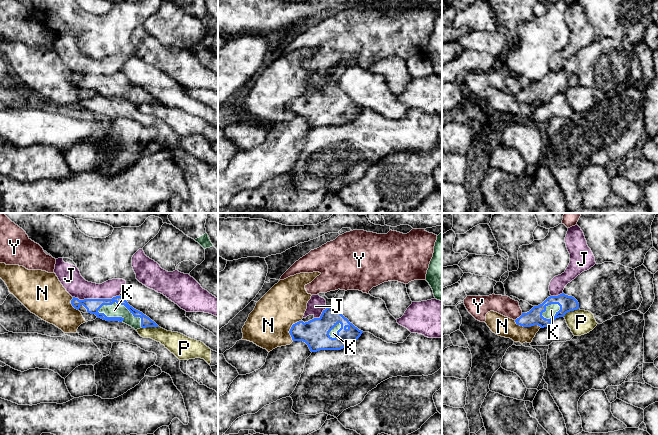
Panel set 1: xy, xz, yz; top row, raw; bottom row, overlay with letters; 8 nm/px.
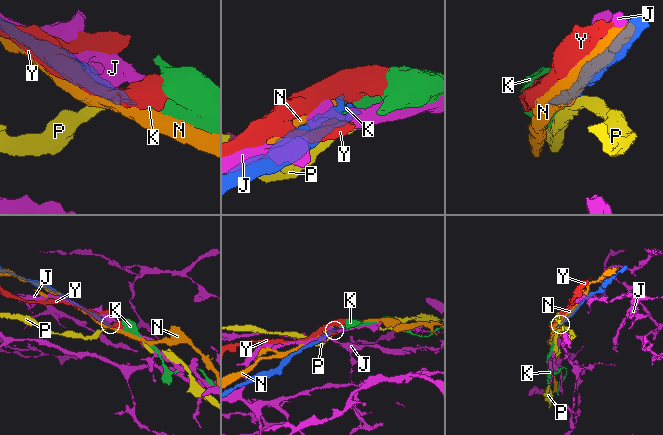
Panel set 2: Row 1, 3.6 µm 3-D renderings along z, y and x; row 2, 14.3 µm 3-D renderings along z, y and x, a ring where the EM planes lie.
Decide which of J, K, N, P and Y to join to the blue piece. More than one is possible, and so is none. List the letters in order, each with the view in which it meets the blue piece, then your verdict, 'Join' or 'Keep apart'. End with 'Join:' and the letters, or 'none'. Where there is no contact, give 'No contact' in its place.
J: Touches blue in xy. Keep apart
K: Touches blue in xy. Join
N: Touches blue in yz. Keep apart
P: Touches blue in xy. Keep apart
Y: Touches blue in yz. Keep apart
Join: K

